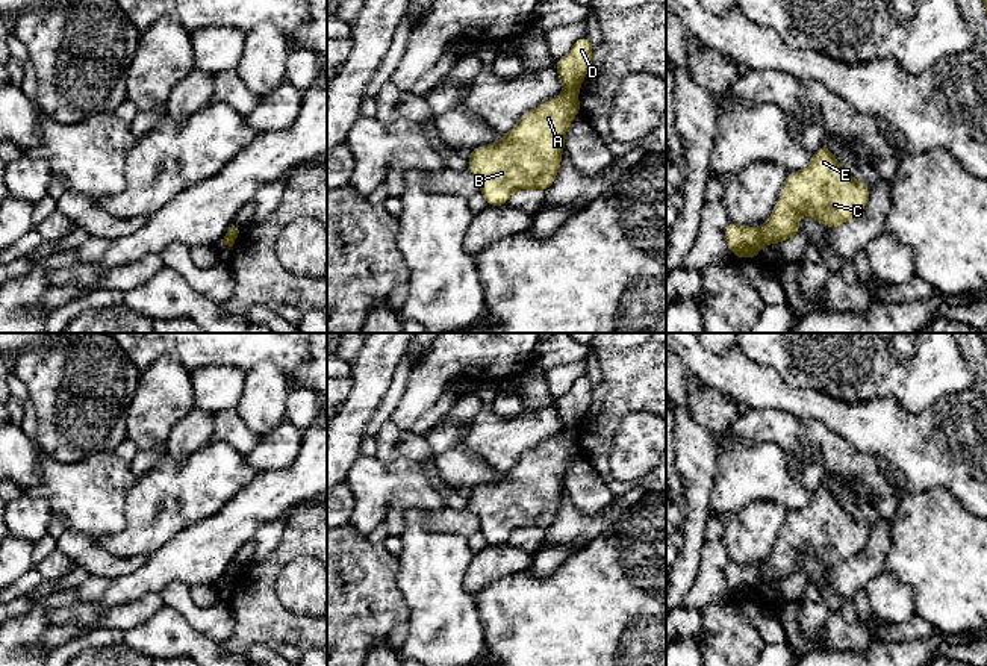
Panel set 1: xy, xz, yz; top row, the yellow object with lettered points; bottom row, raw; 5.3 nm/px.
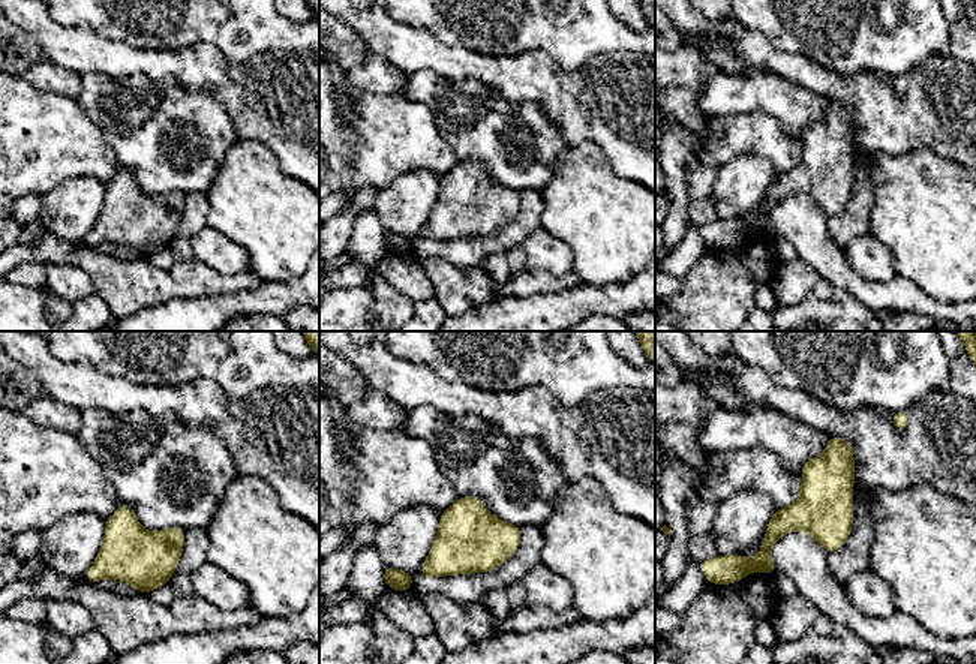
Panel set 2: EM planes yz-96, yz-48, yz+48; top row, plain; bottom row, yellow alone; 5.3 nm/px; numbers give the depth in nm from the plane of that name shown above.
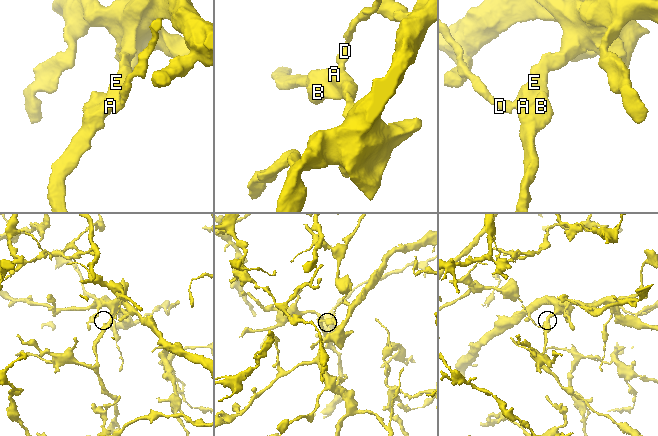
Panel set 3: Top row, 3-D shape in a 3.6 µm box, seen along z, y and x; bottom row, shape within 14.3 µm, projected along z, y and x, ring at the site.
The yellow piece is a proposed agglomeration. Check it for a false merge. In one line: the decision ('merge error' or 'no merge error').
merge error

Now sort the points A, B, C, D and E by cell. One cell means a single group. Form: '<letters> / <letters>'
A B C E / D

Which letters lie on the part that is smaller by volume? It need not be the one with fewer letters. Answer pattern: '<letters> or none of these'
D

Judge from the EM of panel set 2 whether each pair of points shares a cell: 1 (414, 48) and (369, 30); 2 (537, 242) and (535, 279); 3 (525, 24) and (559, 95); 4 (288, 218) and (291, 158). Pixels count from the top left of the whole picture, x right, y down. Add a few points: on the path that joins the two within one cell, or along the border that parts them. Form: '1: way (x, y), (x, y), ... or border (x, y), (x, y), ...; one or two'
1: way (404, 47), (380, 32); one
2: border (525, 267), (543, 270), (553, 276), (571, 272); two
3: border (502, 56), (544, 50), (567, 69); two
4: border (267, 147), (275, 155), (279, 167), (303, 183); two

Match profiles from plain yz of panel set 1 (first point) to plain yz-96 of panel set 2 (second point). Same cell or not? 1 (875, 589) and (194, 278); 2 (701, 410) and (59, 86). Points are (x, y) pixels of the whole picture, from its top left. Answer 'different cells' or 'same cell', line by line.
1: different cells
2: same cell

